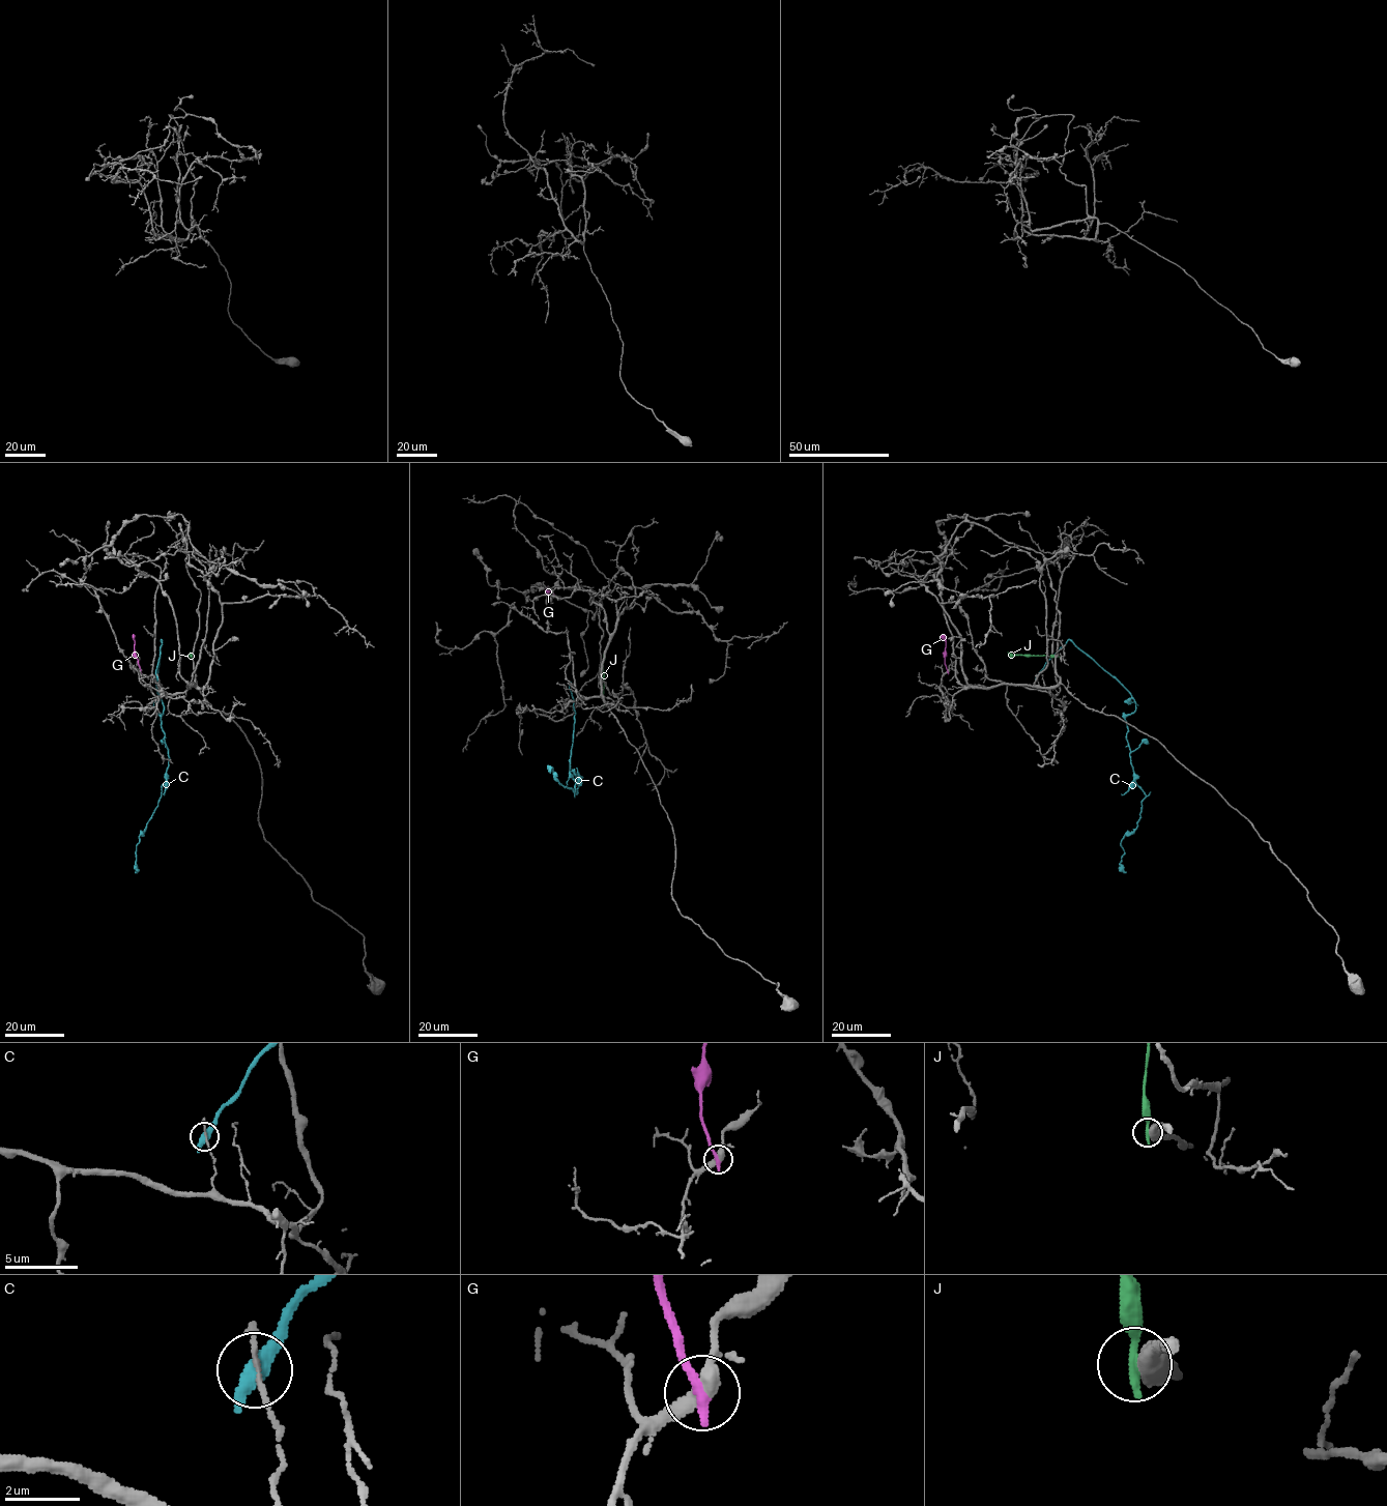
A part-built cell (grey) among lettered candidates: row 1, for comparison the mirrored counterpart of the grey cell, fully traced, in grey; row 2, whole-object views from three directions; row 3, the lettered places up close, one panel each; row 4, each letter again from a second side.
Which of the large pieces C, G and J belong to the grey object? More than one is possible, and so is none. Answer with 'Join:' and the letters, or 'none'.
Join: none

